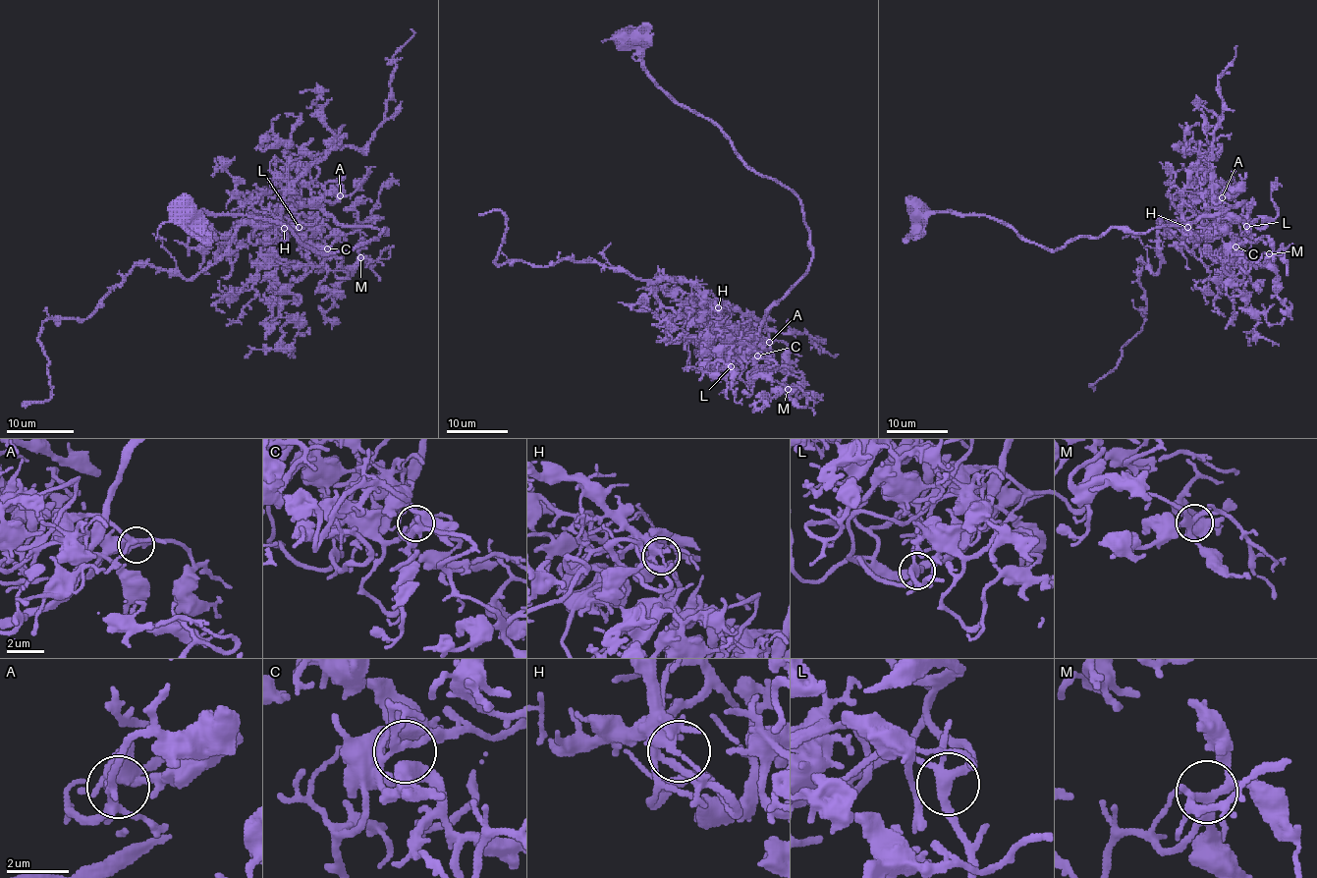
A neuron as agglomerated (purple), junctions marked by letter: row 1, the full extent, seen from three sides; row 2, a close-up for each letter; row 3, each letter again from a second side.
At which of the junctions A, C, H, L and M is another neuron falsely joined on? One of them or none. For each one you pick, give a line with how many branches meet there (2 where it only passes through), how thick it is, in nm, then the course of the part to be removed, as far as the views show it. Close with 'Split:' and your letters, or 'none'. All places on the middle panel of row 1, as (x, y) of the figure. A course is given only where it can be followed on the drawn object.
H: Branches: 5. Thickness 240 nm. Course of the part to remove: (717, 306), (689, 282), (642, 281), (593, 261), (499, 265), (507, 217), (500, 210), (479, 215)
Split: H

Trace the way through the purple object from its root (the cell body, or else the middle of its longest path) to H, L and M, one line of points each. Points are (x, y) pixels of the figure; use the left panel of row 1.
H: (181, 212), (278, 220), (327, 253), (387, 234), (328, 215), (303, 179), (309, 165), (285, 195), (283, 229)
L: (181, 212), (181, 220), (194, 212), (278, 220), (327, 253), (387, 234), (325, 215), (318, 227), (299, 227)
M: (181, 212), (278, 220), (327, 253), (385, 229), (297, 222), (299, 269), (327, 255), (345, 277), (360, 257)

